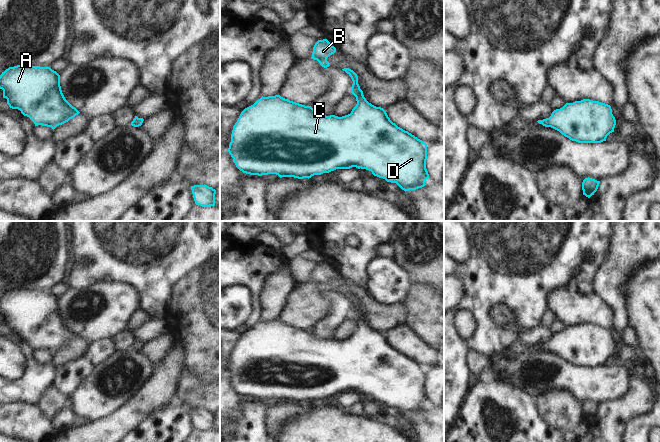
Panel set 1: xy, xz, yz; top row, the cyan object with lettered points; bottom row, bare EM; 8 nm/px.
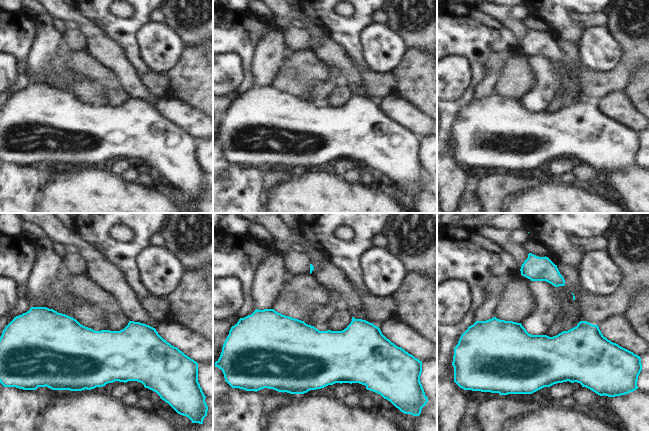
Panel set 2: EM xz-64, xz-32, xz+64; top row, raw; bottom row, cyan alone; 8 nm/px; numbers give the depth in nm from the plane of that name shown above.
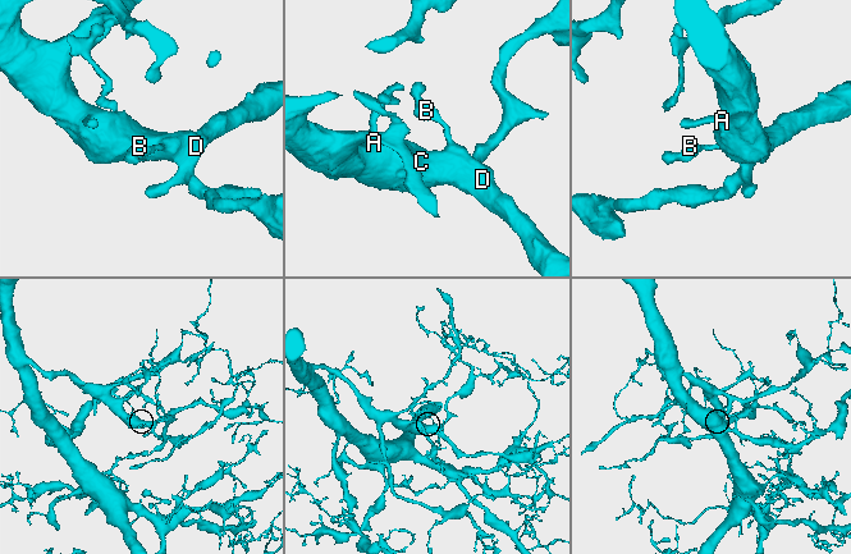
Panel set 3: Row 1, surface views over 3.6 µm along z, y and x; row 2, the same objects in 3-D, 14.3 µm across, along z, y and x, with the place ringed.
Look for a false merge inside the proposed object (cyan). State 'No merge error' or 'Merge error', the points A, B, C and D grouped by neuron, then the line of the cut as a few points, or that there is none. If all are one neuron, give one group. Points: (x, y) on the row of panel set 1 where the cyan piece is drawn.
No merge error. Groups: A B C D. No split

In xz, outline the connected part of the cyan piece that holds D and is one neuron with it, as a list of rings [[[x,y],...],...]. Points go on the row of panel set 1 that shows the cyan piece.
[[[342,70],[353,81],[351,93],[357,101],[350,114],[326,116],[311,106],[280,95],[262,96],[241,112],[233,126],[228,152],[236,167],[250,175],[276,174],[280,178],[298,179],[356,167],[396,183],[405,192],[424,187],[429,178],[426,169],[427,144],[393,123],[383,108],[369,103],[353,70]]]

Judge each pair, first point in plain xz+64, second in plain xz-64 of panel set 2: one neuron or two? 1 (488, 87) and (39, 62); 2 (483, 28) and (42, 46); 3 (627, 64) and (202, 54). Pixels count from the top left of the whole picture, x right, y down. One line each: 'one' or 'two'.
1: one
2: two
3: two

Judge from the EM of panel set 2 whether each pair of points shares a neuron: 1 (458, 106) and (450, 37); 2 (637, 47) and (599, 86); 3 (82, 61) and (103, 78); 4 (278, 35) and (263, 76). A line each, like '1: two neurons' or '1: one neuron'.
1: one neuron
2: one neuron
3: one neuron
4: one neuron

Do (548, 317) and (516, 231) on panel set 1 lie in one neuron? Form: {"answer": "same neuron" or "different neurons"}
{"answer": "different neurons"}

